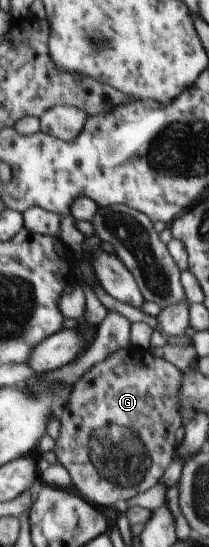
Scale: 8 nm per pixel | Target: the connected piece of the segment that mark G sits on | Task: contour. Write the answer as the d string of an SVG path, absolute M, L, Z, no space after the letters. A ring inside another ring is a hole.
M129 345L127 348L112 353L105 361L94 365L72 385L72 391L67 399L67 403L64 405L61 417L58 418L60 420L60 434L56 440L54 452L56 453L58 463L68 469L75 489L81 493L81 497L84 497L85 501L99 508L113 506L116 502L128 500L139 492L146 492L159 483L161 476L165 473L165 470L176 455L175 431L185 424L180 414L179 388L182 375L183 372L174 365L171 365L171 362L165 361L163 358L156 358L153 355L152 349L144 350L143 348Z

